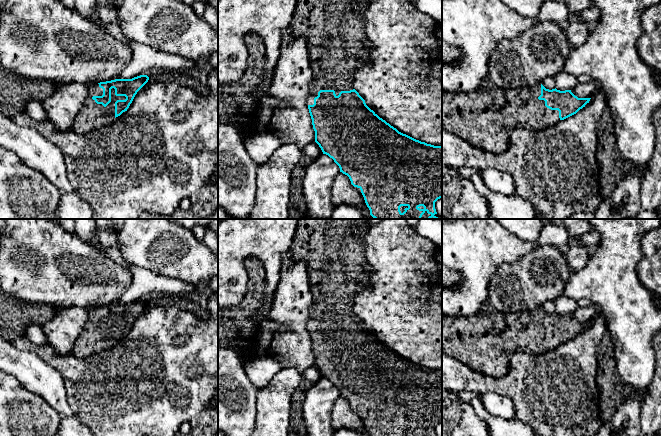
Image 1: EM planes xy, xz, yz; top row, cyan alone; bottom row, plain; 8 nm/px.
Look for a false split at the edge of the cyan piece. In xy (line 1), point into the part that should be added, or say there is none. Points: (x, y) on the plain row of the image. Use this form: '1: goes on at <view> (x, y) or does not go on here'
1: goes on at xy (92, 340)

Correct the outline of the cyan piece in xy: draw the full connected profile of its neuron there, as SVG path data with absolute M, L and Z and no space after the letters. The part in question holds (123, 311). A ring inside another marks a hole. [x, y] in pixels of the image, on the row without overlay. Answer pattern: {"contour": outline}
{"contour": "M147 299L115 303L88 310L87 322L77 338L72 353L86 358L106 349L127 335L137 316L148 306Z"}

